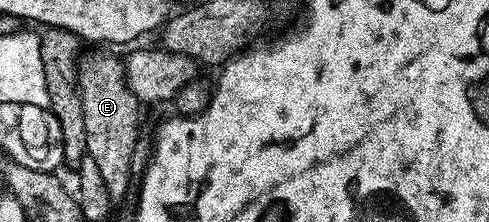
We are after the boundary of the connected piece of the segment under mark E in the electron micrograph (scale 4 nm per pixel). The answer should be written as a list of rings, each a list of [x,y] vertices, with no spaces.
[[[85,56],[80,63],[79,89],[85,112],[87,156],[94,159],[105,180],[107,194],[113,204],[118,205],[125,199],[130,189],[130,179],[134,177],[133,155],[142,135],[141,102],[127,83],[125,64],[120,57]]]

